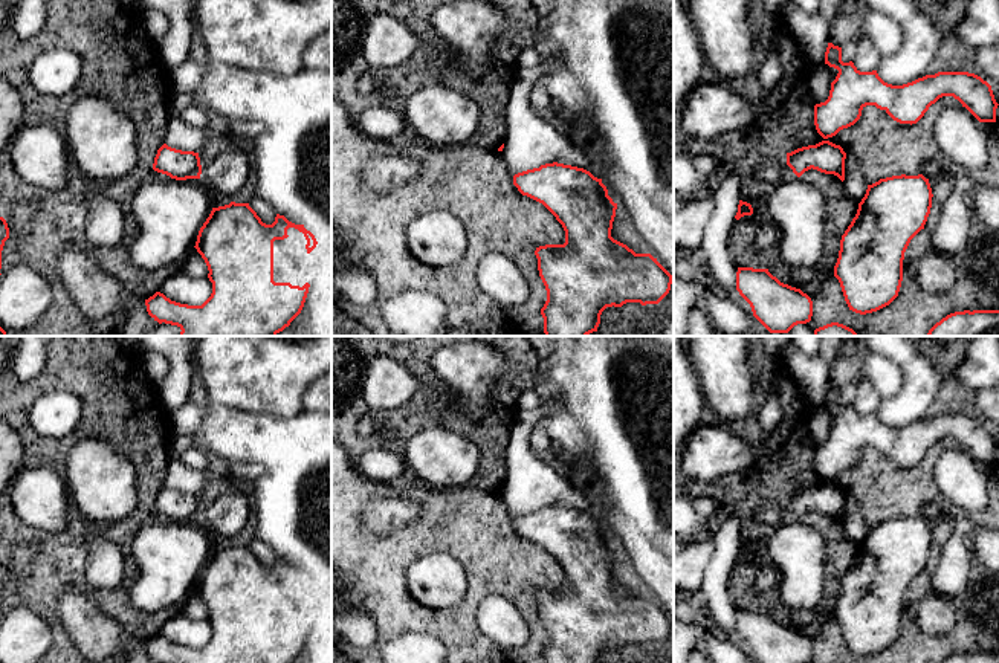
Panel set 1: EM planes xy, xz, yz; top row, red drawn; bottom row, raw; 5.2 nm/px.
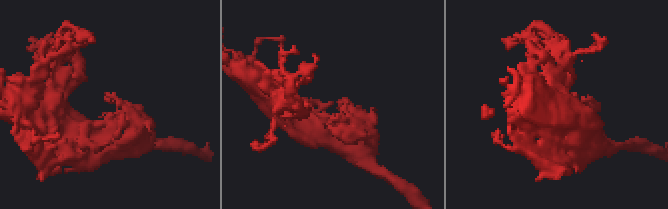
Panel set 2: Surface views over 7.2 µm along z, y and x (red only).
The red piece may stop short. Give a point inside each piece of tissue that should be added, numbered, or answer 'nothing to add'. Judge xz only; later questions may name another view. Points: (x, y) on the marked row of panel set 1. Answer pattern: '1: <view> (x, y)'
nothing to add

